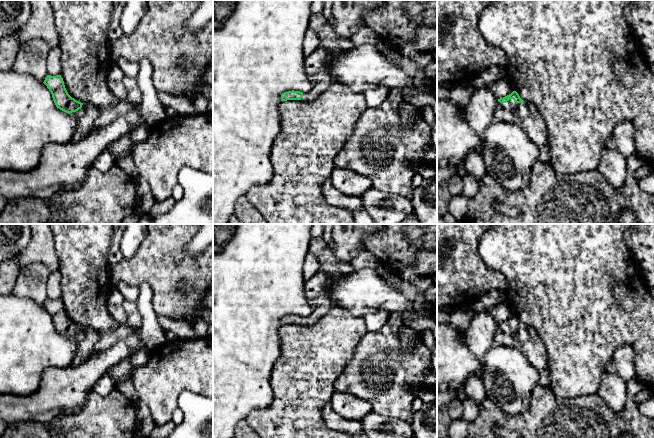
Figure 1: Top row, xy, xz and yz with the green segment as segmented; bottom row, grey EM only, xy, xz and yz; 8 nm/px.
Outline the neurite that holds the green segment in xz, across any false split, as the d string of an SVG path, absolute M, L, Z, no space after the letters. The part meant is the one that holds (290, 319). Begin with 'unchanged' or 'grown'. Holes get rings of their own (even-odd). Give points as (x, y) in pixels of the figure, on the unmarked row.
grown | M321 268L309 280L304 282L304 298L307 301L311 312L307 316L288 315L281 318L281 325L301 324L311 326L324 316L334 305L329 297L329 285L332 275Z

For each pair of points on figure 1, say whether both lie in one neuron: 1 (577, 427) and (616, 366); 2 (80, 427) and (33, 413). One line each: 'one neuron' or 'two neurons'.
1: two neurons
2: two neurons

